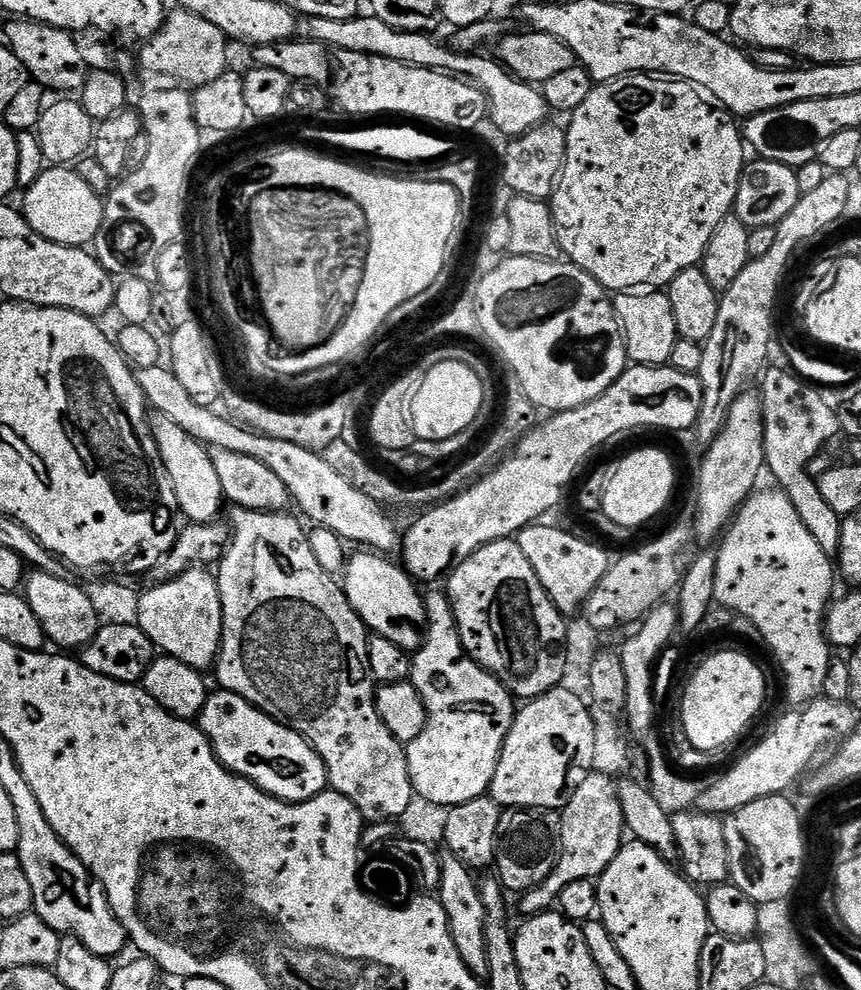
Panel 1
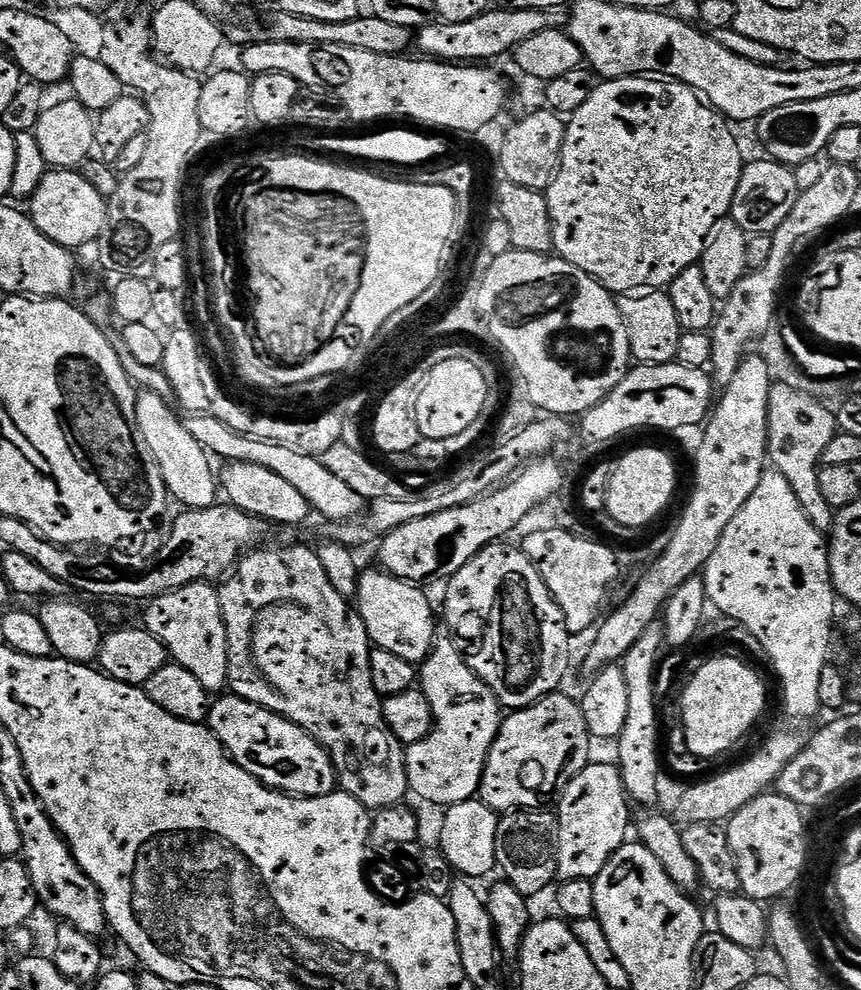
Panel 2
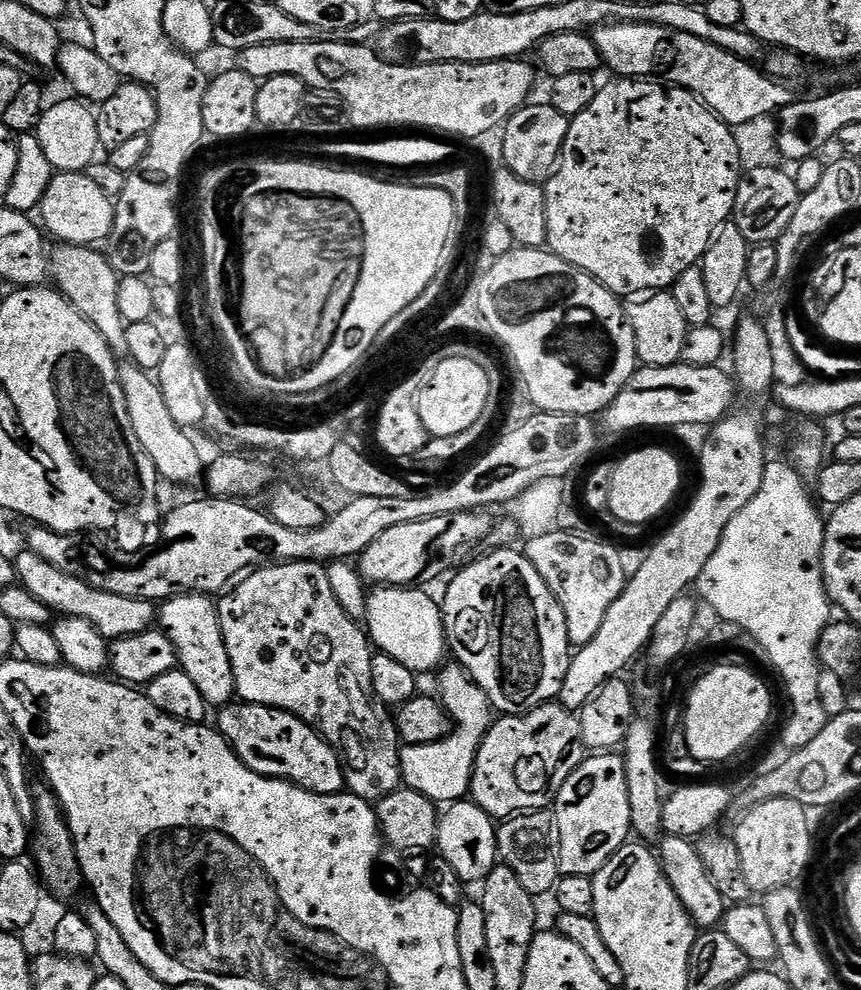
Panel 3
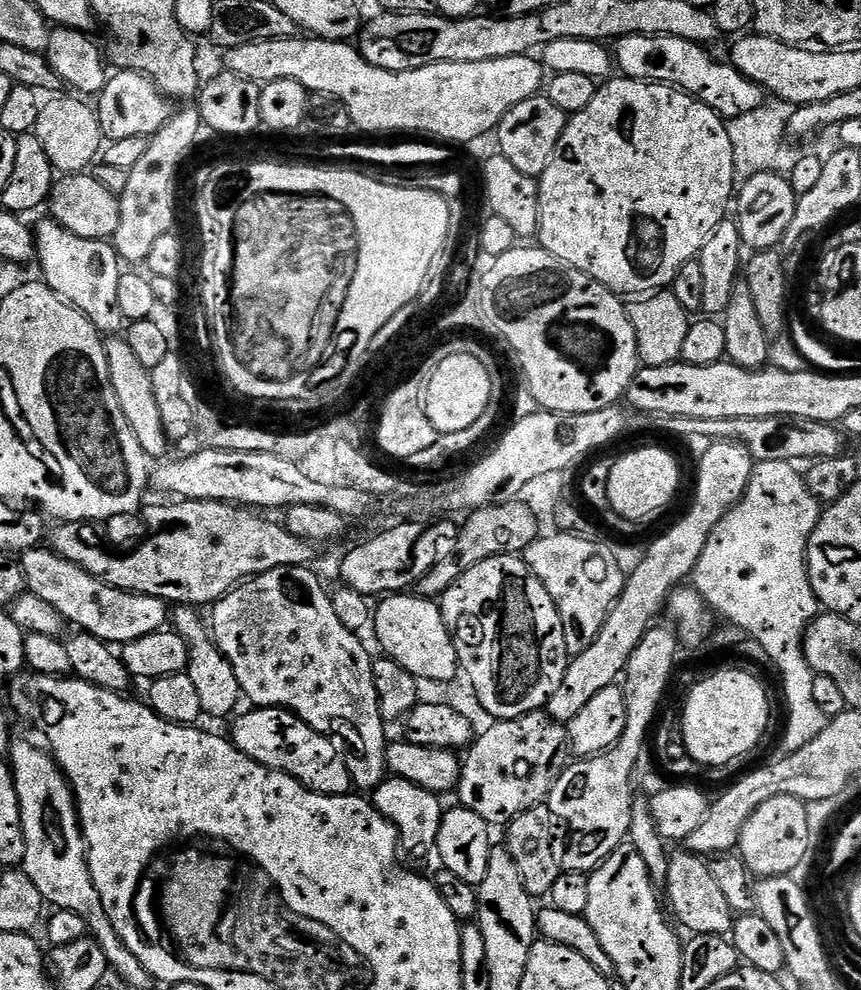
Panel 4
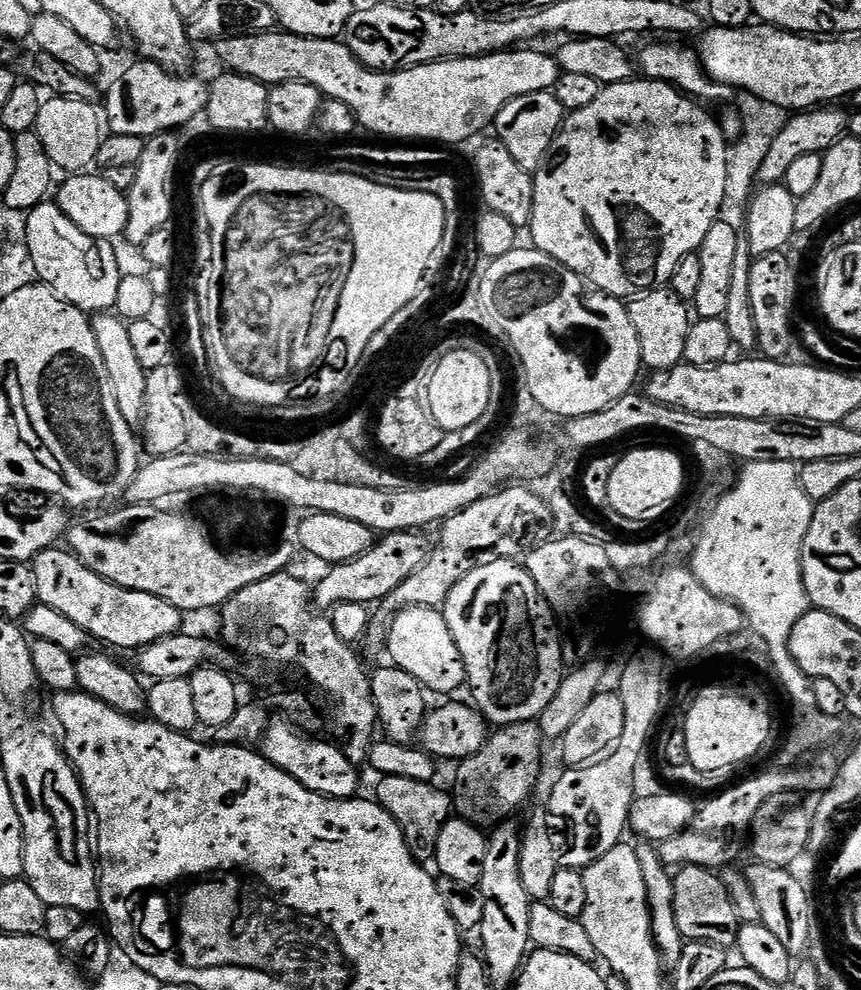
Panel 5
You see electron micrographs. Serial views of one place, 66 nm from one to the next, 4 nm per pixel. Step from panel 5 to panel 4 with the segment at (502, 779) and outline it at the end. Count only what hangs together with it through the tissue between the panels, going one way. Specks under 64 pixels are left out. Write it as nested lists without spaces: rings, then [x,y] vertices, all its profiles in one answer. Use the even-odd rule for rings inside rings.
[[[543,711],[531,712],[520,716],[517,720],[498,720],[489,723],[489,728],[484,733],[473,739],[466,755],[460,765],[460,792],[459,807],[478,814],[490,826],[507,825],[515,816],[526,810],[543,804],[547,801],[554,783],[554,771],[556,756],[560,760],[567,761],[570,756],[570,748],[566,743],[566,728]]]

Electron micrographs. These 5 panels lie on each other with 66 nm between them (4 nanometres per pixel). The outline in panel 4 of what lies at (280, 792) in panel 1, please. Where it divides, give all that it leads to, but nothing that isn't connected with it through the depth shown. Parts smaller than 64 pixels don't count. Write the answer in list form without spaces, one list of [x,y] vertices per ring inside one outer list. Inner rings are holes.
[[[256,708],[248,711],[252,712],[245,716],[237,715],[231,721],[230,739],[238,750],[242,750],[242,754],[262,766],[273,768],[275,772],[294,777],[305,788],[324,796],[346,796],[353,791],[348,760],[340,757],[341,749],[329,737],[315,732],[306,721],[286,708]]]

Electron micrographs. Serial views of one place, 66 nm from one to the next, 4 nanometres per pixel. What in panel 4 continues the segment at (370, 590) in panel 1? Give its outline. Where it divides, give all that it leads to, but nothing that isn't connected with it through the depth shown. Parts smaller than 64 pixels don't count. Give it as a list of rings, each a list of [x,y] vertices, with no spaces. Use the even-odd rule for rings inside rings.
[[[388,594],[383,597],[377,603],[374,608],[374,627],[376,626],[376,640],[380,643],[380,648],[387,659],[398,662],[398,666],[402,666],[409,672],[410,675],[416,677],[417,681],[425,682],[424,680],[433,680],[436,684],[444,684],[447,680],[452,680],[461,671],[460,659],[456,657],[456,651],[454,650],[454,642],[452,641],[452,635],[448,633],[448,627],[444,621],[444,615],[440,612],[440,605],[435,599],[429,598],[427,596],[421,596],[419,594]]]

